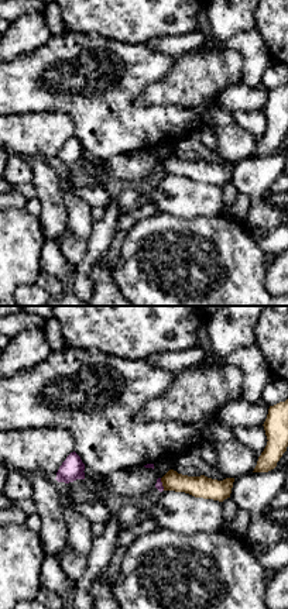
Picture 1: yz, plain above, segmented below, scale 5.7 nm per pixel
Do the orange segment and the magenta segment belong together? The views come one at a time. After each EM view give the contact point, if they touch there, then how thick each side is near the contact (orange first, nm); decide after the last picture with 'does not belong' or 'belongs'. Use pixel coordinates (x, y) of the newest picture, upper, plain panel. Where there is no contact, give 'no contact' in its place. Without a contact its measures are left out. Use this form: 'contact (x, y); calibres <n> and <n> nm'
contact (163, 168); calibres 130 and 50 nm

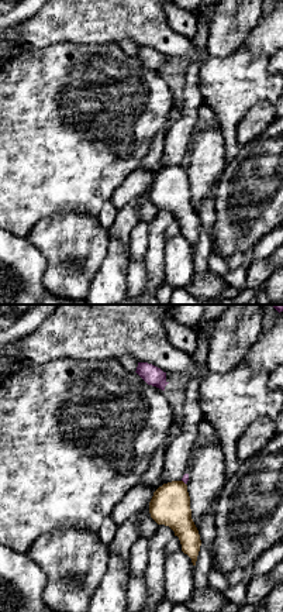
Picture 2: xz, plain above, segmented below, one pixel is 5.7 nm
contact (183, 167); calibres 220 and 40 nm

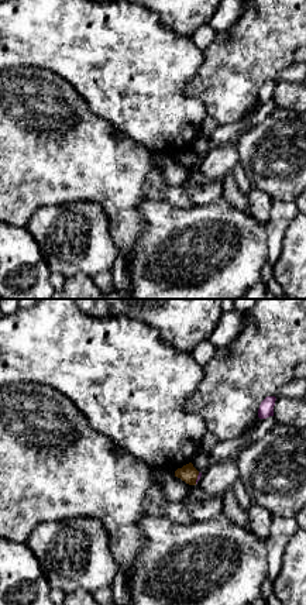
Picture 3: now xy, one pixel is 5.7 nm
contact (196, 162); calibres 100 and 20 nm

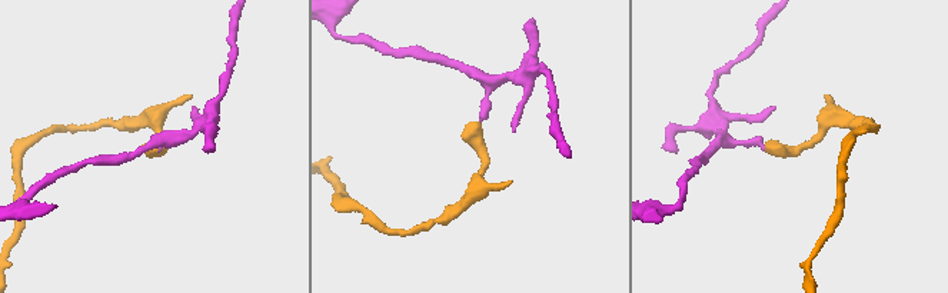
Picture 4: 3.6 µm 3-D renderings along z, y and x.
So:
does not belong

